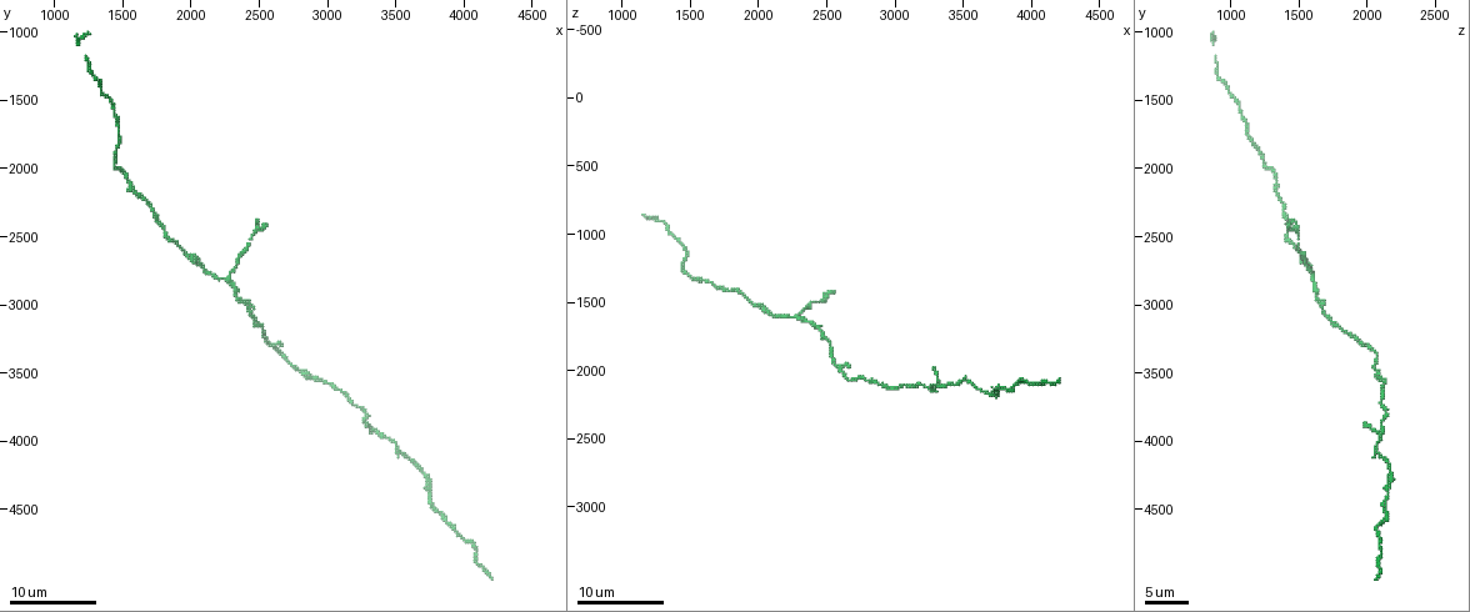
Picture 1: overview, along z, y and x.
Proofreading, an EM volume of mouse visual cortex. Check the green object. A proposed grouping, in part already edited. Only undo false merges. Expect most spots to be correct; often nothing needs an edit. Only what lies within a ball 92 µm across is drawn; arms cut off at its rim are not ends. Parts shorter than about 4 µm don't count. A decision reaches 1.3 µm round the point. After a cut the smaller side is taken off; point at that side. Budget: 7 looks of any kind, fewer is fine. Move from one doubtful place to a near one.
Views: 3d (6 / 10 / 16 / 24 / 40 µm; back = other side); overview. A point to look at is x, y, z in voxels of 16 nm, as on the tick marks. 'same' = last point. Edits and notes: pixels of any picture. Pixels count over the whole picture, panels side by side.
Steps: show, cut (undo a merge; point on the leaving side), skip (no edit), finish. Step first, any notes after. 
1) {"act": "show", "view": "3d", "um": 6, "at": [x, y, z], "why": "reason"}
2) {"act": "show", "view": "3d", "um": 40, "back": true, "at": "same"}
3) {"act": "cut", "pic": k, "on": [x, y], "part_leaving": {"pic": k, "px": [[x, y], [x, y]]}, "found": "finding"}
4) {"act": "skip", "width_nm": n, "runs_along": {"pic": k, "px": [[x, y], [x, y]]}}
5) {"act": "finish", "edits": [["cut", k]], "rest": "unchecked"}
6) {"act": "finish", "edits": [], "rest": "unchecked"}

{"act": "show", "view": "3d", "um": 10, "at": [3920, 4620, 2080], "why": "calibre changes"}

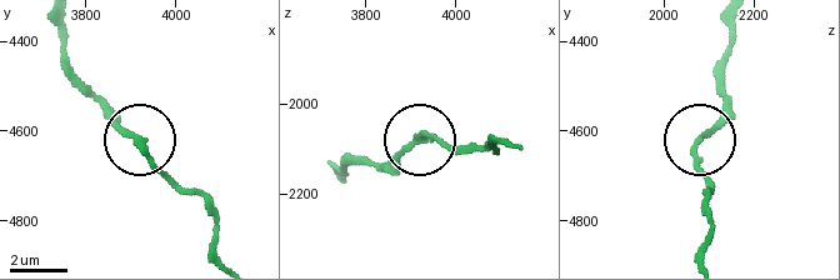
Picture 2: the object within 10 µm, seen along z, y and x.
{"act": "show", "view": "3d", "um": 6, "at": [3905, 4610, 2095]}

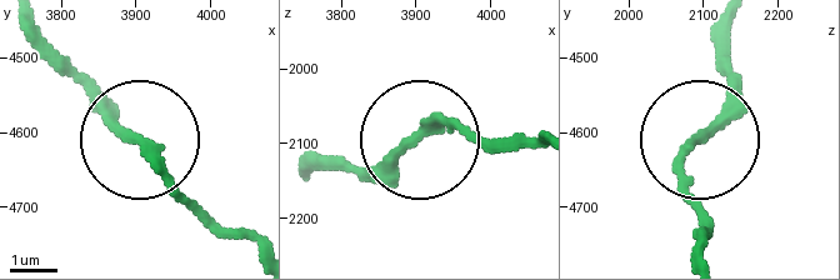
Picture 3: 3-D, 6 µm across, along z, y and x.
{"act": "skip", "runs_along": {"pic": 3, "px": [[731, 24], [731, 96], [684, 168], [695, 235]]}, "found": "continuous, no second neuron"}

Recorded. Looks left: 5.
{"act": "show", "view": "3d", "um": 16, "at": [3760, 4380, 2160], "why": "narrows sharply"}

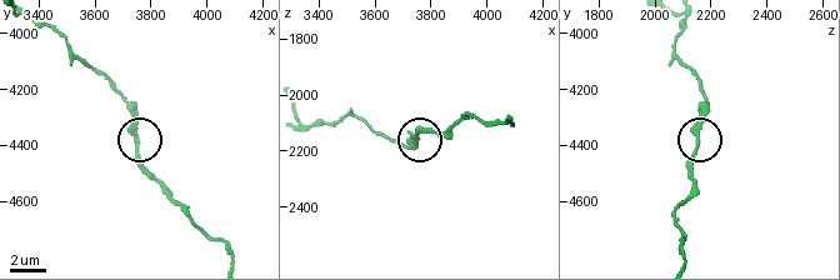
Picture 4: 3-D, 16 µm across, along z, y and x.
{"act": "skip", "runs_along": {"pic": 4, "px": [[303, 124], [334, 124], [356, 115], [401, 143], [426, 130]]}, "found": "all the same neuron"}

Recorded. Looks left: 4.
{"act": "show", "view": "3d", "um": 10, "at": [2260, 2820, 1620], "why": "branch point"}

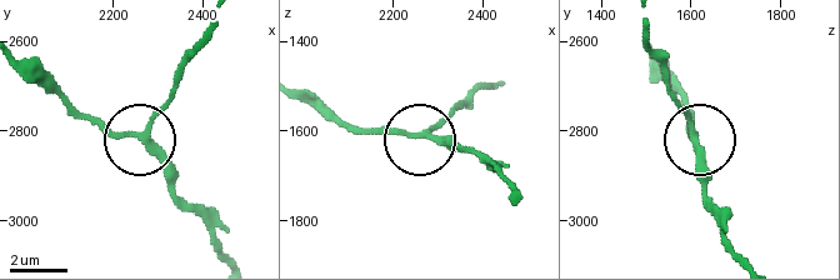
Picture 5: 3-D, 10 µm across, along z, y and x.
{"act": "show", "view": "3d", "um": 10, "back": true, "at": [2265, 2815, 1605], "why": "other side"}

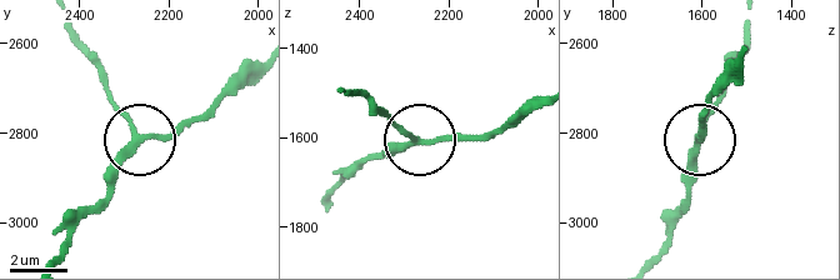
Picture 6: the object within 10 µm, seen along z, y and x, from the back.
{"act": "skip", "arms": 3, "runs_along": {"pic": 6, "px": [[331, 191], [389, 149], [415, 141], [384, 115]]}, "found": "continuous, no second neuron"}

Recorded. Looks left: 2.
{"act": "show", "view": "3d", "um": 16, "at": [1740, 2300, 1400], "why": "sudden change in width"}

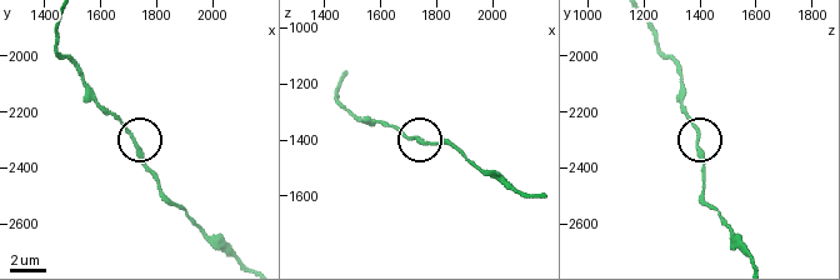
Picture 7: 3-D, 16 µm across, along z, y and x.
{"act": "skip", "runs_along": {"pic": 7, "px": [[234, 259], [166, 196], [131, 134], [105, 109]]}, "found": "continuous, no second neuron"}

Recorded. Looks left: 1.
{"act": "finish", "edits": [], "rest": "unchecked"}

